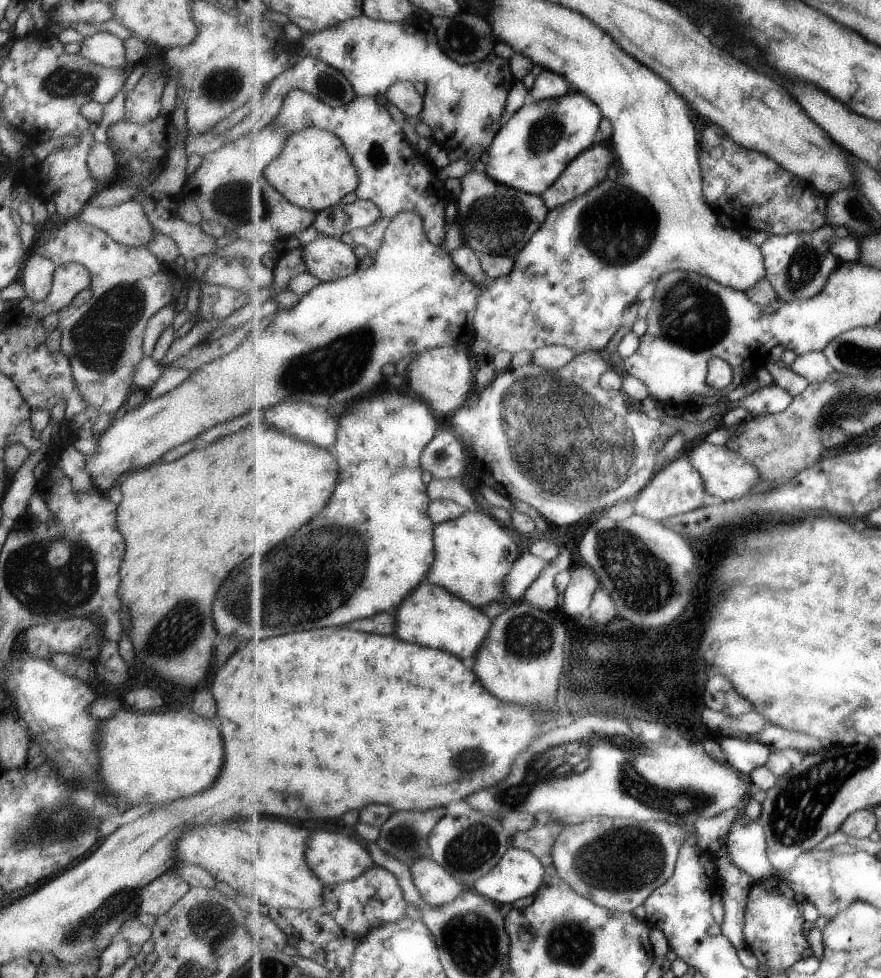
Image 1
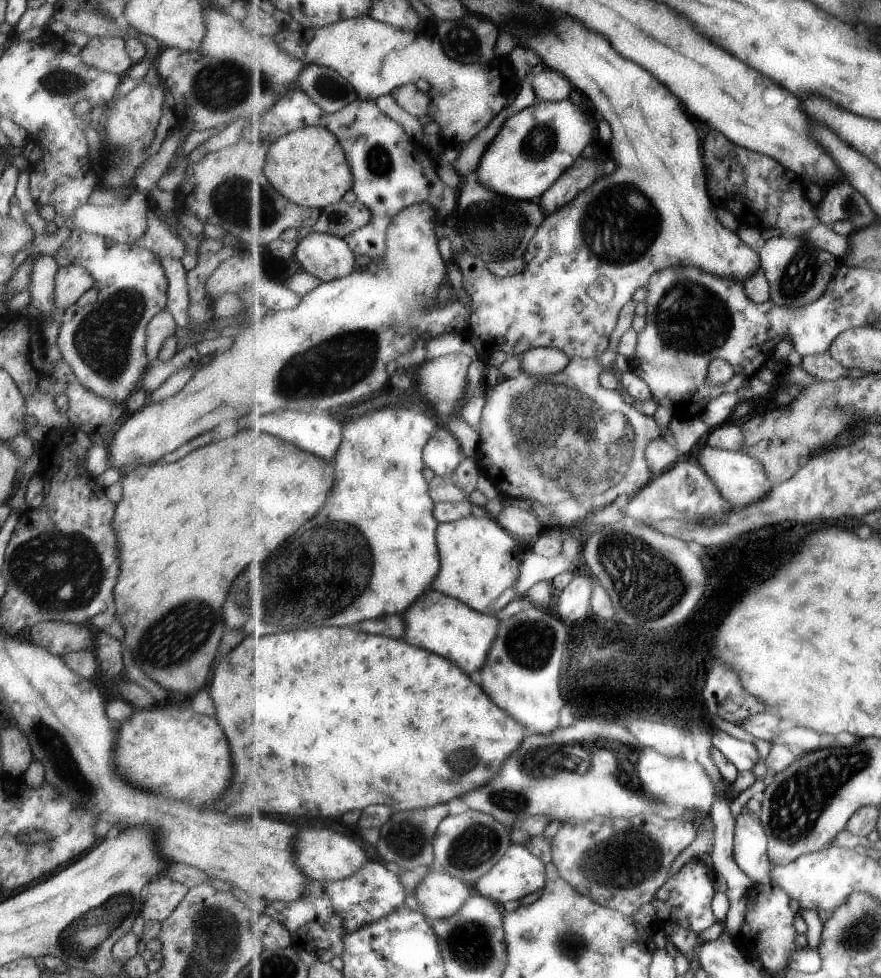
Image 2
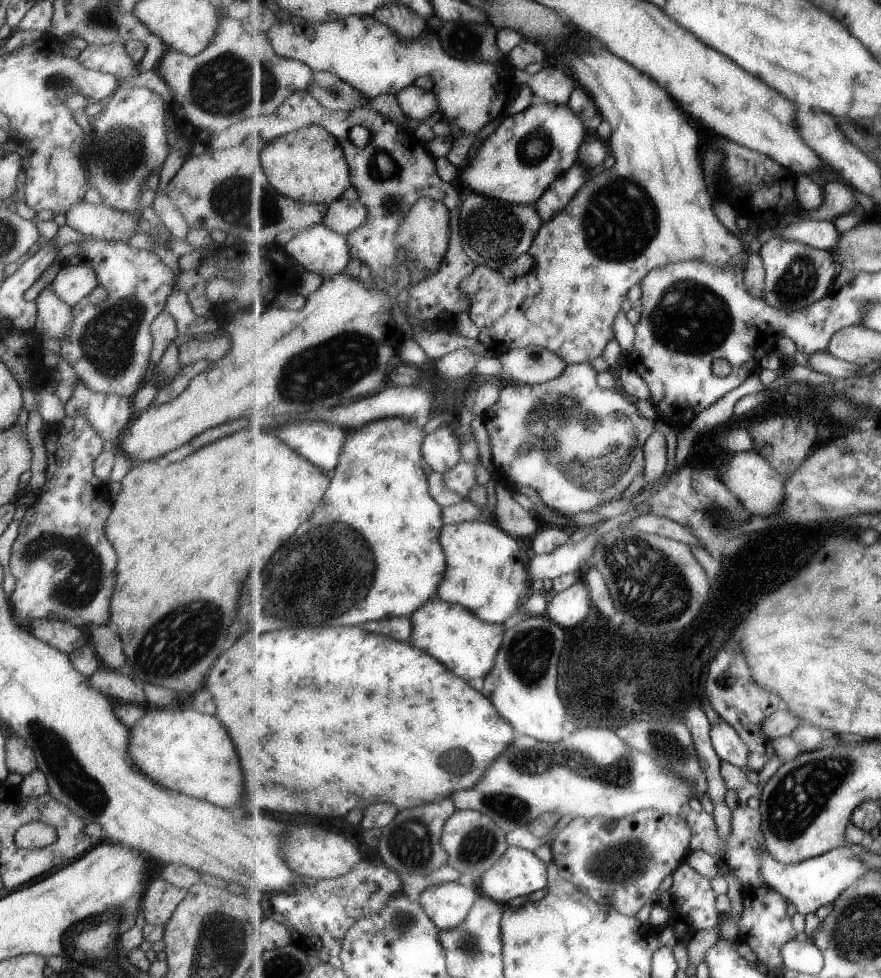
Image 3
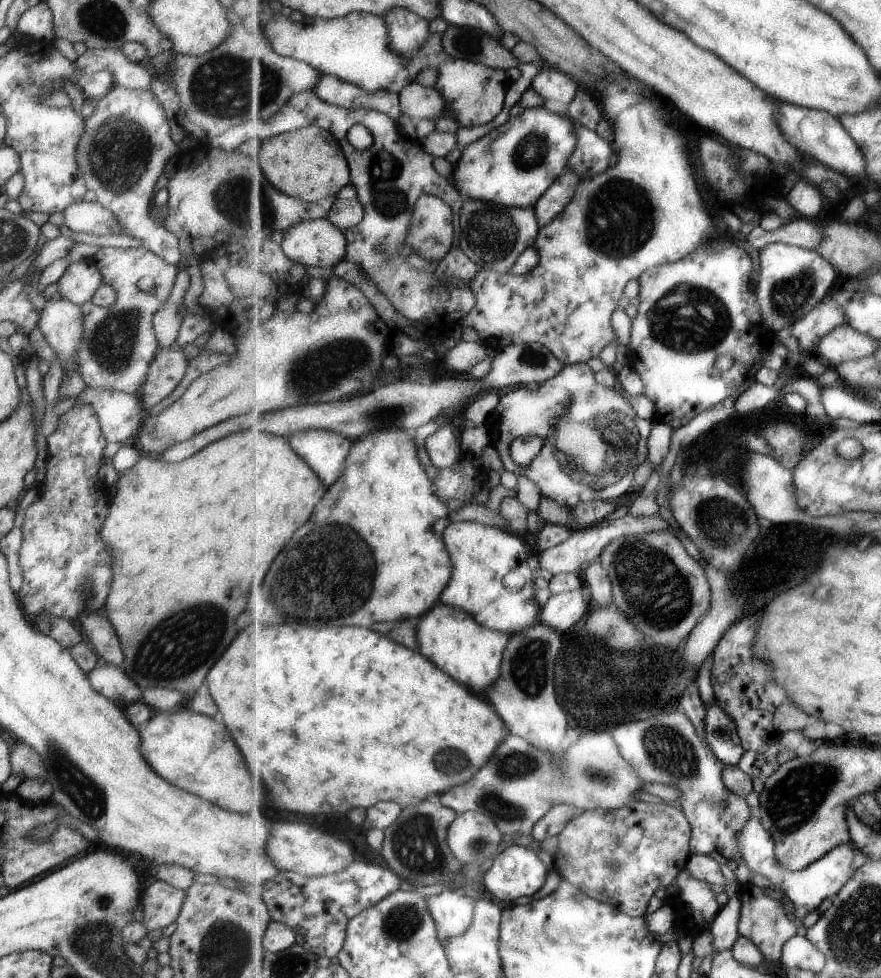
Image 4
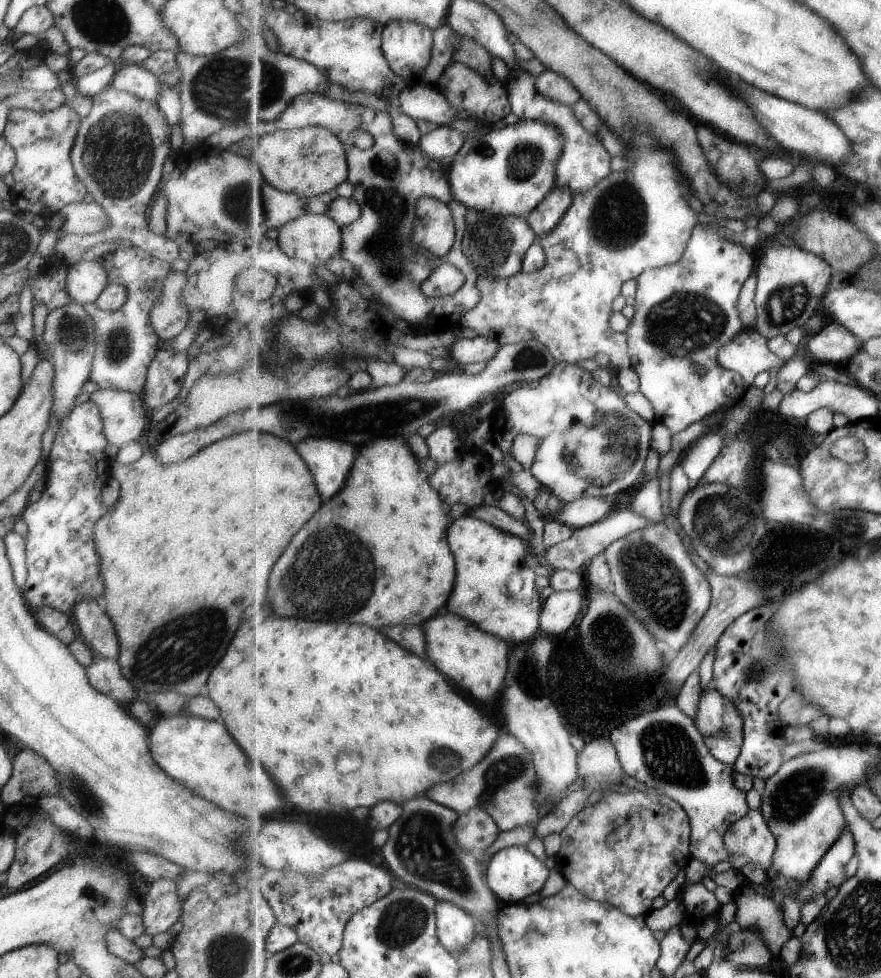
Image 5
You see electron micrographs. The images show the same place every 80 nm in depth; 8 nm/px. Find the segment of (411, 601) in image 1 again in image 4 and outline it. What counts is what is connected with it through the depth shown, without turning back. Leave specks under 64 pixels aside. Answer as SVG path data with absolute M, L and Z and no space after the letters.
M445 604L433 606L419 622L421 654L427 654L447 674L459 678L465 686L491 686L500 676L502 660L510 636L503 631L490 629L475 620L467 611Z

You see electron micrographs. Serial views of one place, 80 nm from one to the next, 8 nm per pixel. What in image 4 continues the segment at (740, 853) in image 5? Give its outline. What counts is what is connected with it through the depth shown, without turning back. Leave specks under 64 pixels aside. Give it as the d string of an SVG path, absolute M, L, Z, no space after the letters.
M756 812L752 816L746 827L738 834L738 839L744 862L748 864L750 870L768 879L777 889L782 889L785 892L785 896L795 907L795 916L801 921L812 910L817 909L817 906L821 906L823 900L834 898L857 872L853 866L856 851L853 850L851 845L839 845L824 857L798 871L792 871L783 866L776 857L773 836L763 824L759 812Z

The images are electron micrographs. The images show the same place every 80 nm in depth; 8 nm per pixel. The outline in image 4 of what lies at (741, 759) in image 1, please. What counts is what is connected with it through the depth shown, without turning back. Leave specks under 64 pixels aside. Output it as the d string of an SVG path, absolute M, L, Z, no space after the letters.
M717 700L712 701L711 705L706 707L708 710L706 718L707 745L713 750L713 754L716 754L726 765L738 766L746 750L742 746L741 737L736 729L736 721L721 708Z

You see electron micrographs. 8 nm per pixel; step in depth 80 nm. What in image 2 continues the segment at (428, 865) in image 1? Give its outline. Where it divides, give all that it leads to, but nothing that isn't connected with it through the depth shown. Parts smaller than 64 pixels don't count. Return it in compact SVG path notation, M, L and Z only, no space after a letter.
M429 869L429 871L415 888L415 898L419 904L419 910L431 922L455 916L463 903L474 894L473 885L469 885L466 881L454 877L443 869Z

